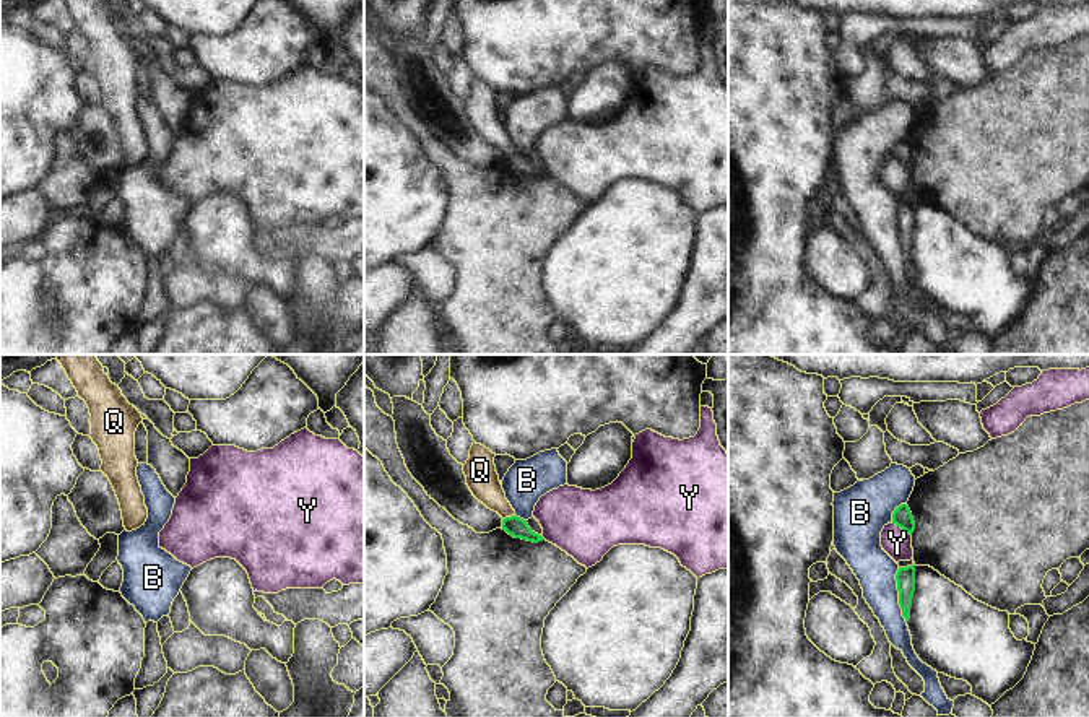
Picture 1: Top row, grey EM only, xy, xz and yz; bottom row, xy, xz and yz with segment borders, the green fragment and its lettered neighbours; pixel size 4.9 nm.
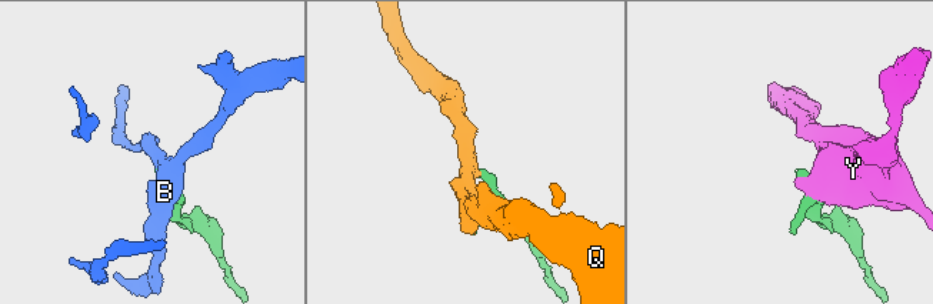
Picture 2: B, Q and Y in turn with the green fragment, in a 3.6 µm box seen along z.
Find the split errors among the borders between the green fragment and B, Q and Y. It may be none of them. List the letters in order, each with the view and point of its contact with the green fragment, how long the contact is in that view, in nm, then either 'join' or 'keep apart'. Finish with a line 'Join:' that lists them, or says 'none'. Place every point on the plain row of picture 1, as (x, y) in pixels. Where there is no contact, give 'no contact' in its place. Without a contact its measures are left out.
B: contact yz (899, 231); length 280 nm; keep apart
Q: contact xz (507, 153); length 70 nm; join
Y: contact yz (902, 165); length 120 nm; keep apart
Join: Q

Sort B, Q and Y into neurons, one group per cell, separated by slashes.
B / Q / Y

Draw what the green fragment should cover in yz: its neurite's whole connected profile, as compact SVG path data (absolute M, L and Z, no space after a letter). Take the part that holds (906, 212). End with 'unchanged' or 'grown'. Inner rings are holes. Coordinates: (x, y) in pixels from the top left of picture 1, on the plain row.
M915 200L907 203L899 203L896 216L897 216L899 241L902 244L902 252L905 254L905 257L909 257L912 232L915 228Z | unchanged

